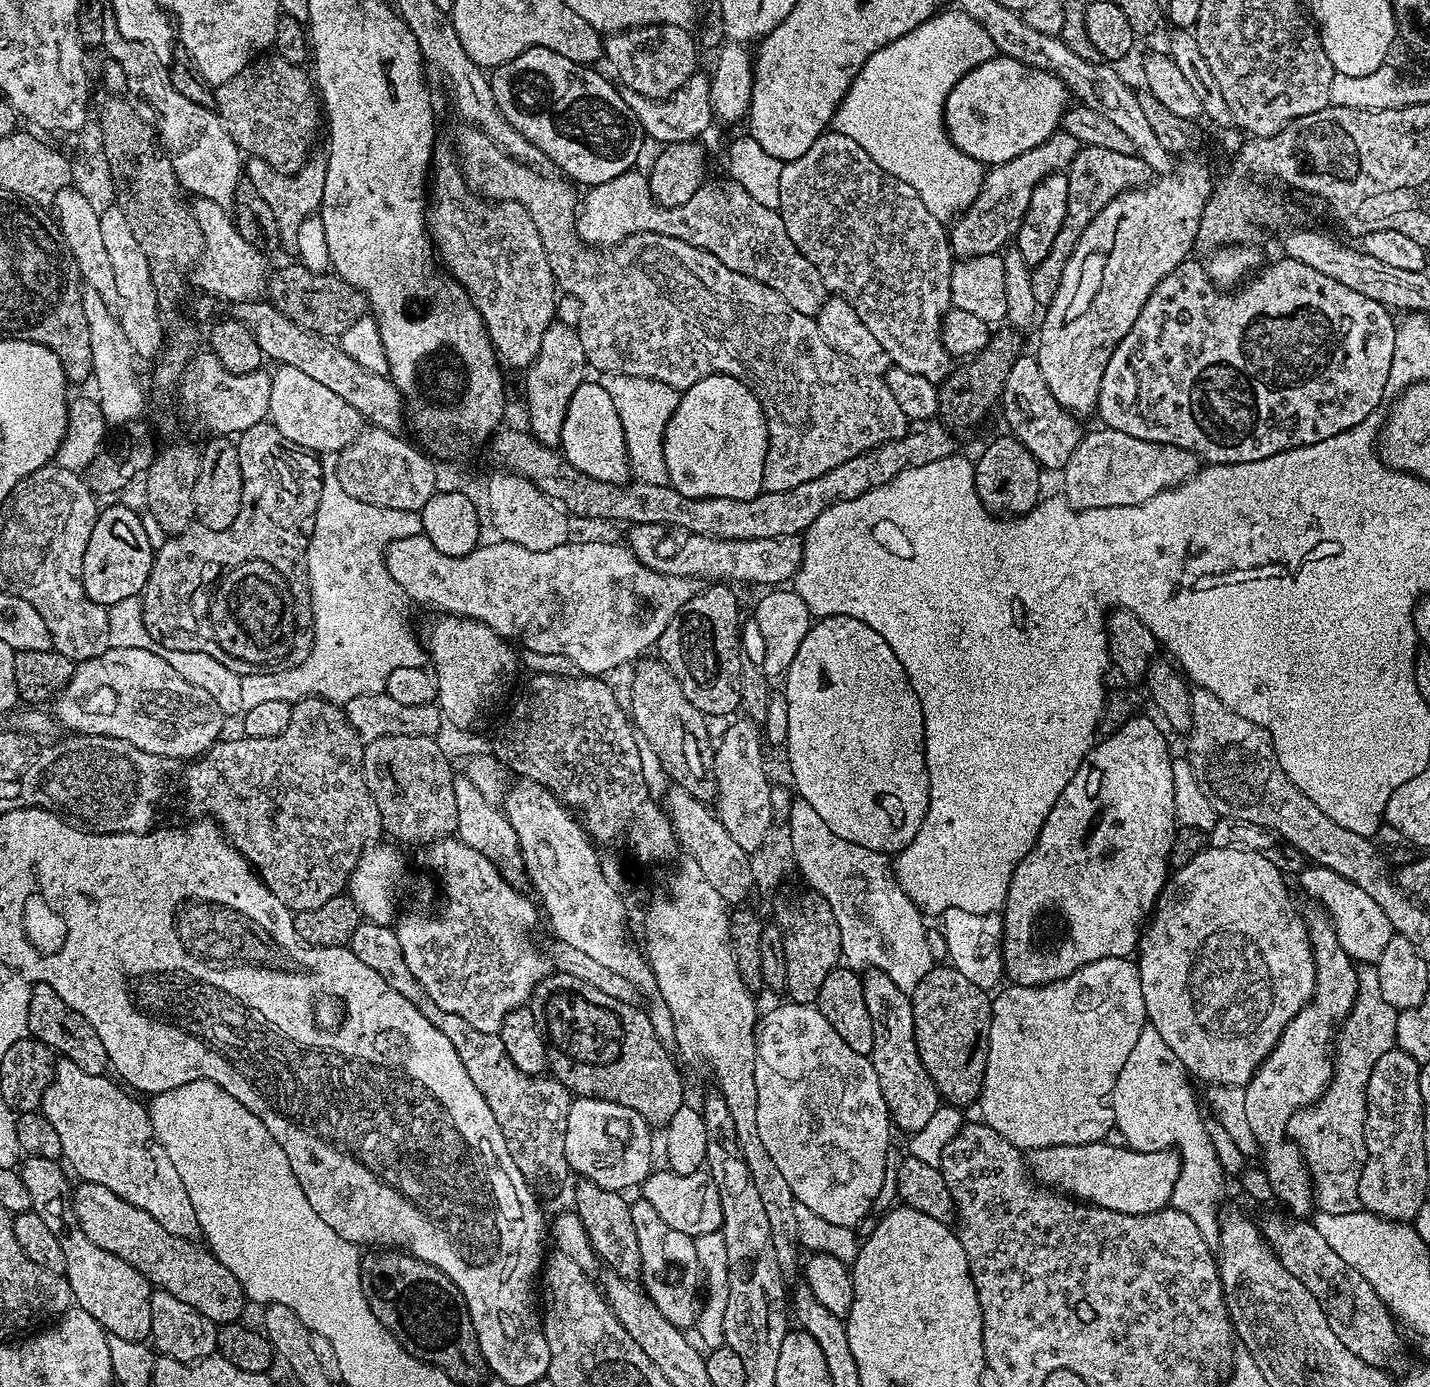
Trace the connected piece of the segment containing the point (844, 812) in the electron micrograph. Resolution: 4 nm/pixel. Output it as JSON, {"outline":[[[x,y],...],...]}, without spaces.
{"outline":[[[825,616],[817,619],[809,628],[806,638],[802,638],[802,646],[798,646],[798,654],[794,654],[794,662],[790,662],[783,677],[782,691],[789,707],[789,734],[786,743],[788,750],[788,768],[792,771],[792,780],[796,783],[799,799],[810,802],[814,806],[814,814],[820,815],[822,822],[838,834],[838,838],[846,838],[846,842],[858,842],[858,846],[866,846],[875,852],[885,854],[899,853],[918,834],[928,809],[928,767],[924,761],[924,715],[922,706],[914,694],[908,681],[902,662],[890,650],[886,638],[878,634],[866,622],[849,616]]]}

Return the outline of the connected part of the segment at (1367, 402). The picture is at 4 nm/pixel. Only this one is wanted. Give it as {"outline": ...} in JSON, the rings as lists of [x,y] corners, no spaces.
{"outline":[[[1192,258],[1185,260],[1169,276],[1162,278],[1162,282],[1158,282],[1150,298],[1146,298],[1142,314],[1134,318],[1134,326],[1130,326],[1126,338],[1118,342],[1106,366],[1106,374],[1102,374],[1102,386],[1096,403],[1096,412],[1104,419],[1103,423],[1107,427],[1122,431],[1123,434],[1130,434],[1133,438],[1146,439],[1148,442],[1182,447],[1184,450],[1196,453],[1201,461],[1215,466],[1258,462],[1279,452],[1310,446],[1326,438],[1334,438],[1334,434],[1342,434],[1358,426],[1367,416],[1377,411],[1376,407],[1383,402],[1388,392],[1390,362],[1394,362],[1394,338],[1398,324],[1397,321],[1392,321],[1393,313],[1389,309],[1374,302],[1374,298],[1358,294],[1358,290],[1344,286],[1342,282],[1327,277],[1304,262],[1287,258],[1280,258],[1277,264],[1272,264],[1269,268],[1261,267],[1243,287],[1236,290],[1241,292],[1227,296],[1224,293],[1227,291],[1217,287],[1212,277],[1208,275],[1207,267],[1203,263],[1195,264],[1194,261]]]}

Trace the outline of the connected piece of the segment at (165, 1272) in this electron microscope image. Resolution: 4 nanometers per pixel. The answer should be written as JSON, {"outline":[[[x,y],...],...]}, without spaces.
{"outline":[[[80,1182],[75,1185],[71,1197],[78,1226],[82,1234],[86,1234],[90,1242],[94,1242],[94,1246],[102,1246],[102,1250],[110,1250],[110,1254],[122,1258],[122,1262],[130,1262],[130,1266],[134,1266],[134,1270],[138,1270],[159,1291],[174,1294],[174,1298],[186,1302],[186,1306],[194,1306],[198,1314],[210,1318],[217,1326],[237,1323],[243,1317],[240,1315],[244,1312],[244,1304],[246,1305],[244,1287],[240,1285],[238,1278],[234,1278],[234,1274],[230,1274],[230,1270],[226,1270],[226,1266],[222,1266],[222,1262],[218,1262],[218,1258],[213,1256],[207,1247],[199,1248],[198,1245],[192,1244],[196,1242],[189,1237],[175,1236],[170,1234],[170,1230],[162,1230],[162,1226],[158,1226],[158,1222],[154,1222],[154,1218],[150,1218],[146,1210],[130,1206],[130,1202],[118,1198],[114,1190],[106,1190],[106,1186]]]}

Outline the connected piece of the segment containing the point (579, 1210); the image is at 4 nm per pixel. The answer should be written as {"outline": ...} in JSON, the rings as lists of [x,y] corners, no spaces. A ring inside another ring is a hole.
{"outline":[[[583,1178],[577,1179],[576,1193],[572,1200],[576,1216],[582,1222],[586,1234],[592,1243],[597,1257],[609,1264],[611,1271],[623,1280],[632,1282],[640,1276],[640,1251],[638,1250],[638,1234],[634,1234],[632,1225],[632,1205],[618,1192],[611,1192],[594,1182]]]}

